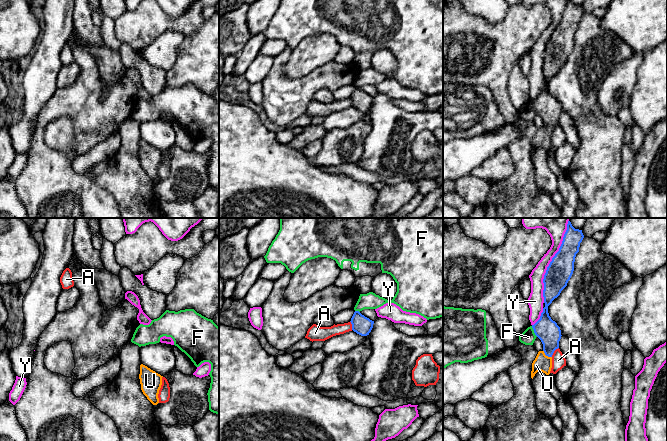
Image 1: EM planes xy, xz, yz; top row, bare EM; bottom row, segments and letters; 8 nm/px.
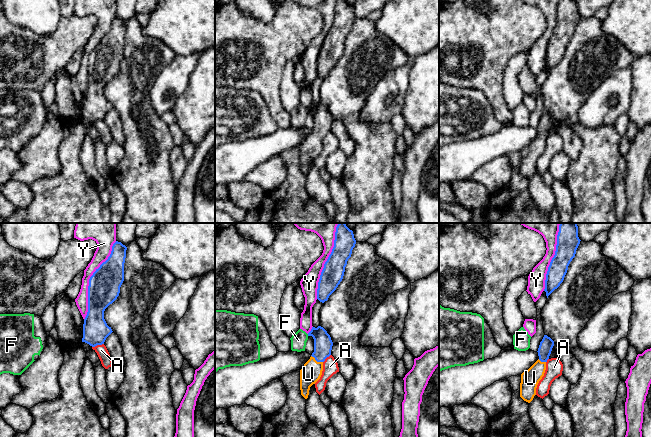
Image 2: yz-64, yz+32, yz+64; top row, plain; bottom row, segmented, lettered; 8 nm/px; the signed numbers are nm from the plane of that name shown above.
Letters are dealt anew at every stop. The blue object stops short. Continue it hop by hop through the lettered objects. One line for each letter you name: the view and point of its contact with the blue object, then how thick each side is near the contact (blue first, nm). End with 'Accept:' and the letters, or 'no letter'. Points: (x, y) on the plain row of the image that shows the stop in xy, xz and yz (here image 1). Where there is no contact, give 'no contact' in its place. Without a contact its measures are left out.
U: contact yz (546, 131); calibres 190 and 140 nm
Accept: U

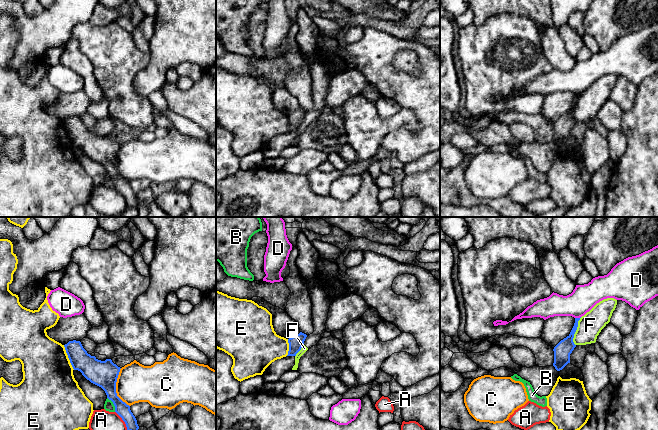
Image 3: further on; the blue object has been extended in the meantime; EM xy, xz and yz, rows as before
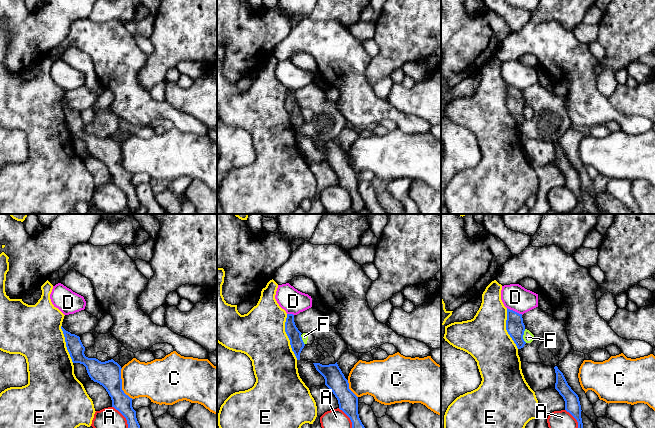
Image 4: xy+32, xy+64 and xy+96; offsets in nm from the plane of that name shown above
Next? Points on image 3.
Accept: no letter

